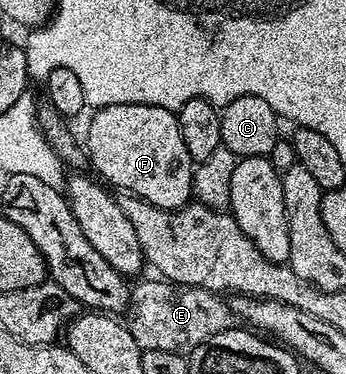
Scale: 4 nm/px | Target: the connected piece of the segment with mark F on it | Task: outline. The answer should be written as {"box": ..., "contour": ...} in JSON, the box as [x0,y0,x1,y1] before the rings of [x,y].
{"box":[85,105,195,209],"contour":[[[104,105],[92,113],[95,114],[87,125],[85,153],[89,158],[89,165],[96,169],[94,172],[108,186],[116,185],[116,190],[137,195],[162,209],[182,209],[192,200],[191,181],[195,178],[195,170],[185,147],[185,139],[181,139],[178,116],[172,110],[156,105]]]}

